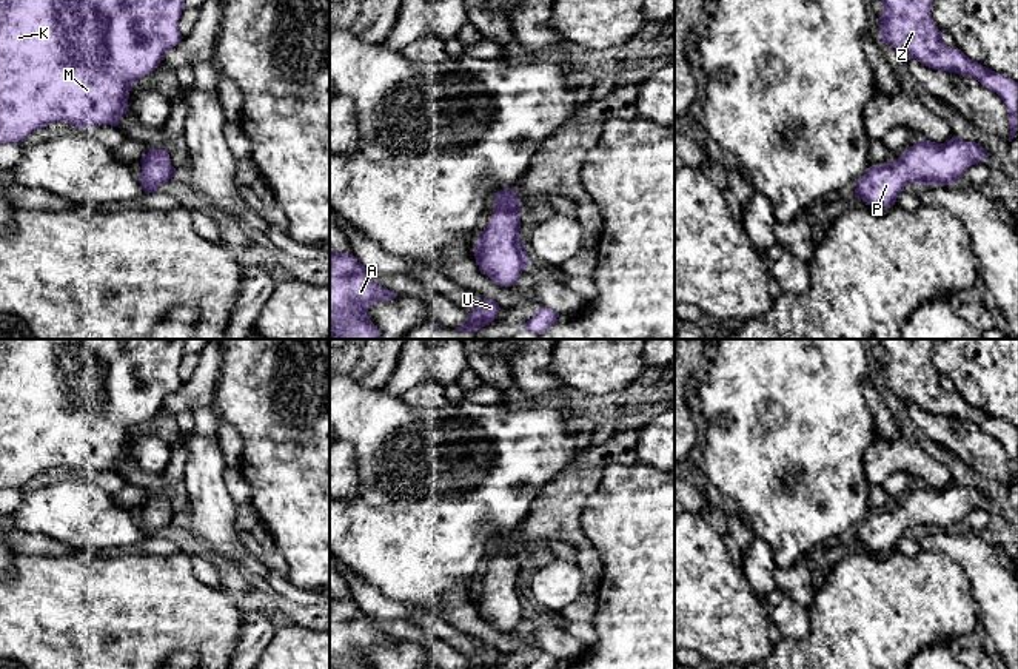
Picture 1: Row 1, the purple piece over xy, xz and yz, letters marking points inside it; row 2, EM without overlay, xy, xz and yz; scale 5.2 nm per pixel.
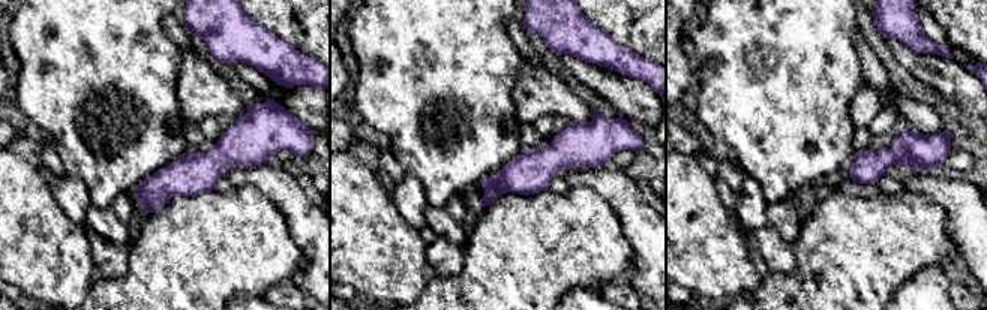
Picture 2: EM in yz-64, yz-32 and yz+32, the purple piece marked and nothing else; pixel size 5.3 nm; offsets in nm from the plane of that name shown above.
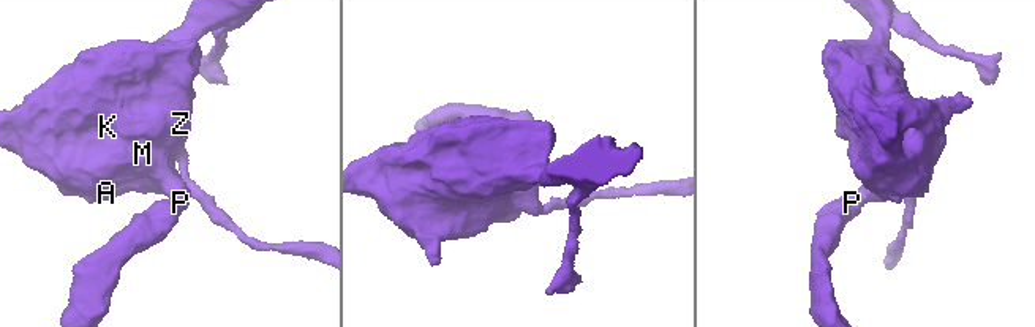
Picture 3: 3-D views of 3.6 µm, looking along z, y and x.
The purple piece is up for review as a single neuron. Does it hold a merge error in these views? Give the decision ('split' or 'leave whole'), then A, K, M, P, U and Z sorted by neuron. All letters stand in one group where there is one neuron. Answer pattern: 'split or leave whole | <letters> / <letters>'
leave whole | A K M P U Z

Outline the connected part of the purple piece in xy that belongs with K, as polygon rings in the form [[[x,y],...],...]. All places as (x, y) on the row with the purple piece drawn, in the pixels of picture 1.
[[[0,0],[0,143],[22,143],[35,129],[55,122],[65,122],[77,128],[112,125],[129,113],[129,91],[136,82],[152,72],[163,55],[183,37],[179,31],[179,18],[185,9],[185,0]]]

